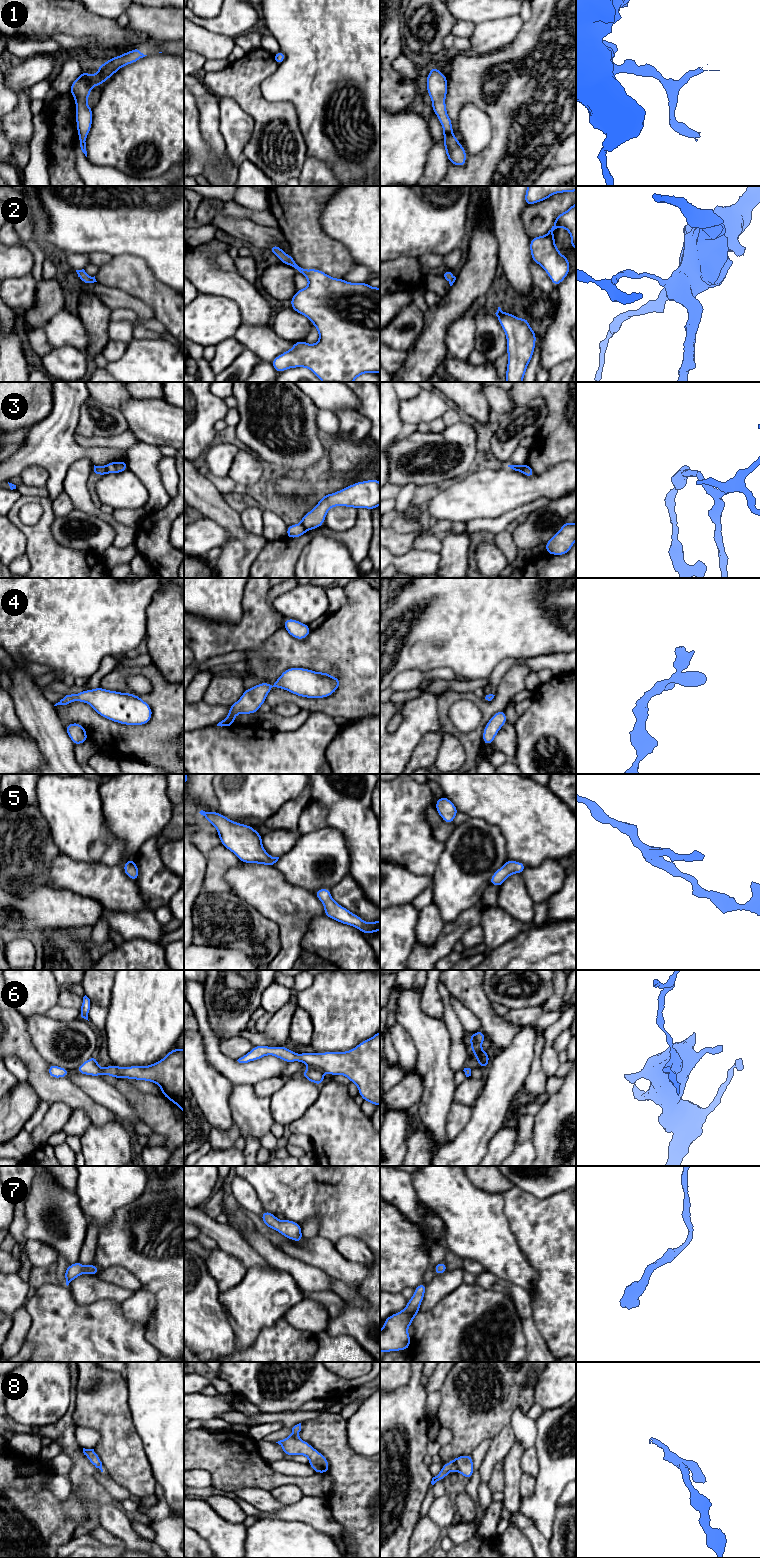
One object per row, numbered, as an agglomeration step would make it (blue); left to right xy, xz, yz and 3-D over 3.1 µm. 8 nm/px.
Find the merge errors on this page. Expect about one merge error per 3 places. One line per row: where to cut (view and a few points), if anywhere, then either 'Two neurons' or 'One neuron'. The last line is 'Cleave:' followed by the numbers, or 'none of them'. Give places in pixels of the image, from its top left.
1: No split. One neuron
2: No split. One neuron
3: Split along xz (301, 523), (306, 530). Two neurons
4: No split. One neuron
5: No split. One neuron
6: No split. One neuron
7: No split. One neuron
8: No split. One neuron
Cleave: 3

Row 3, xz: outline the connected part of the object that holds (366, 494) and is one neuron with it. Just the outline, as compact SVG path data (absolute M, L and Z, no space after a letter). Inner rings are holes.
M379 479L356 482L340 491L325 494L314 509L301 517L302 525L306 531L321 527L331 507L346 506L357 510L360 508L373 510L379 505Z

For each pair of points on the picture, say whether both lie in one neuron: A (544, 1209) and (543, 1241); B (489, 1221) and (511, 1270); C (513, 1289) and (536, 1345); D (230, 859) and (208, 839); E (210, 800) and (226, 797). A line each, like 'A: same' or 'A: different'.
A: same
B: same
C: same
D: different
E: different

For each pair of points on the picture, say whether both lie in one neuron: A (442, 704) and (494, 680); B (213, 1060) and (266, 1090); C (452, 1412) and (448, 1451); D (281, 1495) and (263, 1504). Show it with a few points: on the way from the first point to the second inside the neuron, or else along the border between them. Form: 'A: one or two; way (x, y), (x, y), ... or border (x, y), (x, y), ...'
A: two; border (511, 666), (496, 687)
B: two; border (277, 1076), (266, 1078), (253, 1085)
C: one; way (457, 1422), (457, 1441)
D: two; border (269, 1492), (285, 1505)

